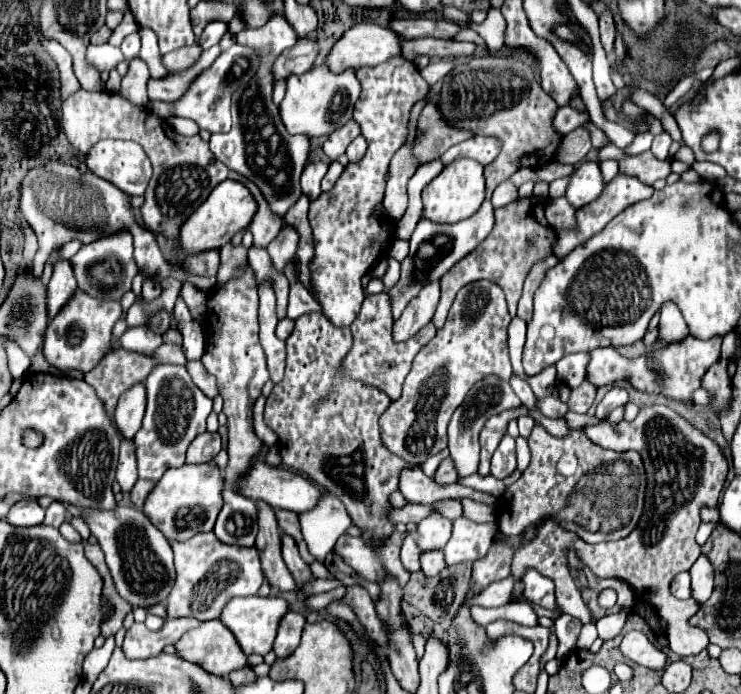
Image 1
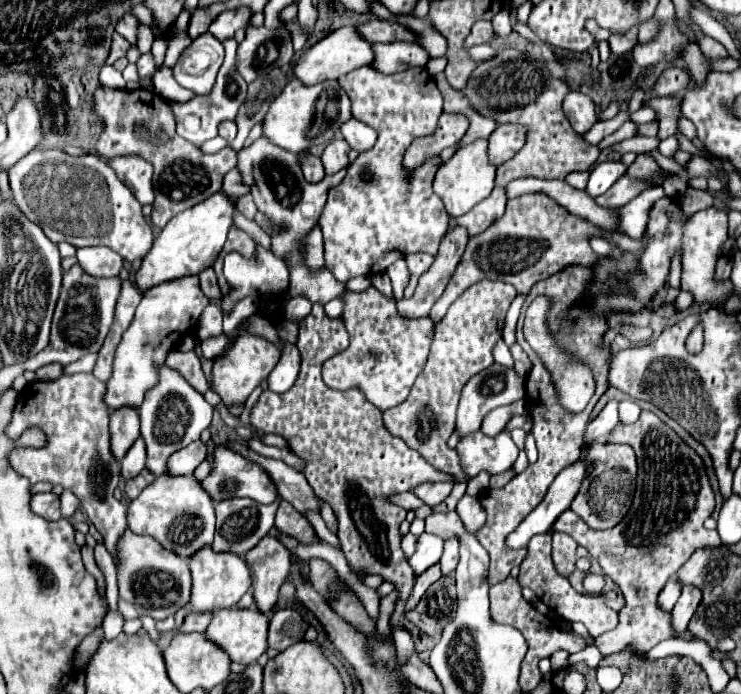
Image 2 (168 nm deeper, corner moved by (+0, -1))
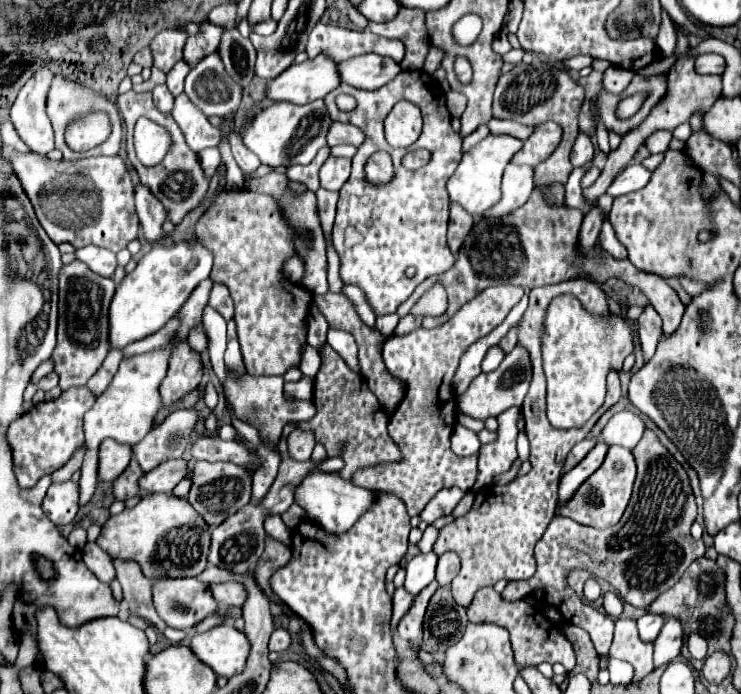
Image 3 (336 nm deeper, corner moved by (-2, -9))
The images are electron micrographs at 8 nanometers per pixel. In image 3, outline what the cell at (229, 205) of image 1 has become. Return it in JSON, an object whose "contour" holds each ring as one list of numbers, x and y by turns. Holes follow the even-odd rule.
{"contour":[[199,236,189,240,175,240,173,246,153,246,137,264,137,268,125,276,117,286,111,302,111,348,127,346,149,334,161,330,169,318,183,306,195,286,209,278,213,268,213,252,203,246]]}

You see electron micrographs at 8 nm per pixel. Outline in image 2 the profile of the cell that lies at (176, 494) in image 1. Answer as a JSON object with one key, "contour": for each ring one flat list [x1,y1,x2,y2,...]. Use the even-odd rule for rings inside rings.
{"contour":[[157,476,127,508,127,526,133,528,137,534,153,536,163,548,169,548,171,552,177,552,181,558,193,556,193,552,199,552,203,546,213,544,213,532,215,532,215,512,213,512,213,500,209,494,201,488,193,476]]}

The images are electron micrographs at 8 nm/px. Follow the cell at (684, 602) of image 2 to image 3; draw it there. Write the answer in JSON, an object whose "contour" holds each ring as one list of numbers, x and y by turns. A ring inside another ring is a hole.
{"contour":[[669,618,655,638,655,666,669,664,681,656,683,646,683,624,677,618]]}

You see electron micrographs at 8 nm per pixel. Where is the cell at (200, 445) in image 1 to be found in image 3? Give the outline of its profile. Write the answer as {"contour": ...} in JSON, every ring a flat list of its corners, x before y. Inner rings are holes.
{"contour":[[183,458,177,460,167,460,159,464,159,468,153,468,143,476,139,482,147,494,153,492,171,492,183,478,189,474,189,464]]}

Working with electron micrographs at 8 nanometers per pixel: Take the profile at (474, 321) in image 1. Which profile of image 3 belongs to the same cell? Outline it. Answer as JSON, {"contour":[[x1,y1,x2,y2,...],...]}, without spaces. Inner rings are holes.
{"contour":[[491,286,483,292,479,292,465,306,461,306,461,310,455,316,451,316,443,326,433,328,433,330,419,328,419,330,415,330,411,334,405,334,405,336,393,336,383,346,383,360,385,360,389,372,393,376,399,376,405,382,405,388,407,388,403,402,391,414,391,420,389,420,389,434,395,440,395,444,401,448,403,462,401,464,391,464,391,466,381,464,379,468,365,470,365,476,355,474,355,484,357,486,397,496,399,500,405,502,409,516,417,516,421,512,421,508,443,488,457,486,463,492,469,492,473,488,475,476,477,476,477,454,463,458,463,456,457,456,457,454,451,452,451,434,453,434,455,416,457,416,457,396,455,396,455,390,453,390,453,376,457,372,457,366,459,366,459,360,461,360,463,352,467,352,467,348,471,344,475,344,483,336,487,336,491,330,495,330,505,320,509,310,521,298,523,298,523,288,519,288,519,286]]}

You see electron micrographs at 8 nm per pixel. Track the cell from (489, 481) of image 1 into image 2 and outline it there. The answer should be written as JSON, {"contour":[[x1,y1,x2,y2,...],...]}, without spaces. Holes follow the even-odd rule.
{"contour":[[315,304,311,314,299,324,297,348,301,352,301,372,295,386,285,394,263,390,257,404,251,408,251,428,283,436,289,442,289,448,307,462,303,474,313,492,331,504,339,522,337,538,347,562,369,574,381,574,401,592,391,624,403,628,403,608,413,590,415,576,401,550,399,534,399,524,405,520,407,510,389,504,387,496,413,490,427,480,453,480,431,468,431,464,403,440,391,436,383,424,383,412,373,408,373,404,361,396,359,388,341,392,323,382,323,362,335,356,337,348,347,346,349,334,343,328,341,318,331,320,323,312,323,306]]}

